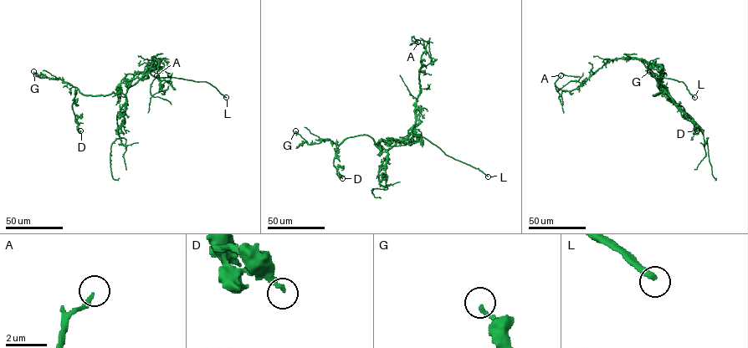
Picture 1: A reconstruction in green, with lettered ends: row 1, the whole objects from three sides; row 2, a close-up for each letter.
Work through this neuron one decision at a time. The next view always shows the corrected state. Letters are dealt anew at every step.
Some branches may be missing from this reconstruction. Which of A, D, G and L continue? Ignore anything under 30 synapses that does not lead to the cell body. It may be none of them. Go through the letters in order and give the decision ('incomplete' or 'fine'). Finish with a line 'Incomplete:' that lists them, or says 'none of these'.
A: fine
D: fine
G: fine
L: incomplete
Incomplete: L

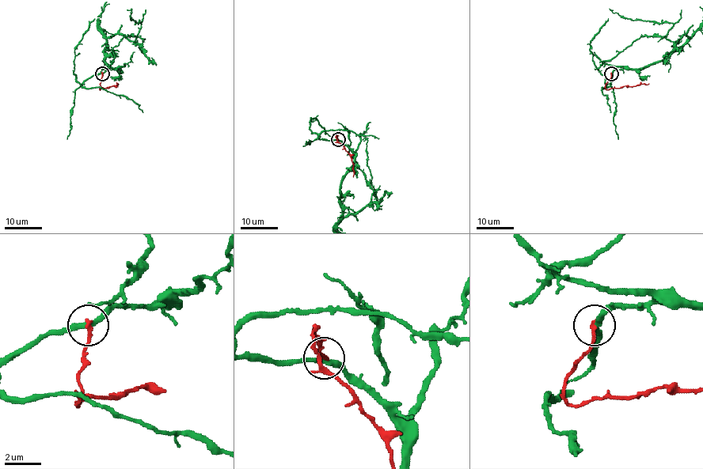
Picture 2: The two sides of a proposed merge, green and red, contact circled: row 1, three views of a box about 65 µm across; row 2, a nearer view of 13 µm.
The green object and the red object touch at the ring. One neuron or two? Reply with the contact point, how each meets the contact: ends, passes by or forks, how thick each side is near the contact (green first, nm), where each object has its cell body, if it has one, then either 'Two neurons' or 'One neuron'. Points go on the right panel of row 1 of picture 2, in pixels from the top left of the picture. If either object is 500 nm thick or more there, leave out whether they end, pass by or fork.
Place: (611, 73). At the ring green passes by. At the ring red ends. Thickness 280 nm (green) against 240 nm. Soma of green: none. Soma of red: none. Two neurons

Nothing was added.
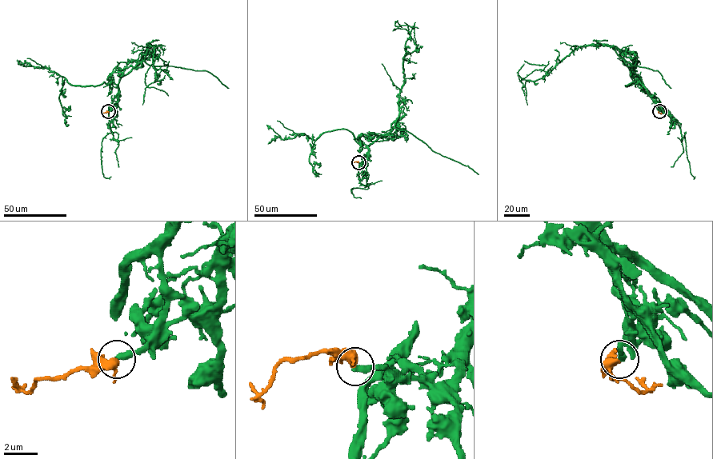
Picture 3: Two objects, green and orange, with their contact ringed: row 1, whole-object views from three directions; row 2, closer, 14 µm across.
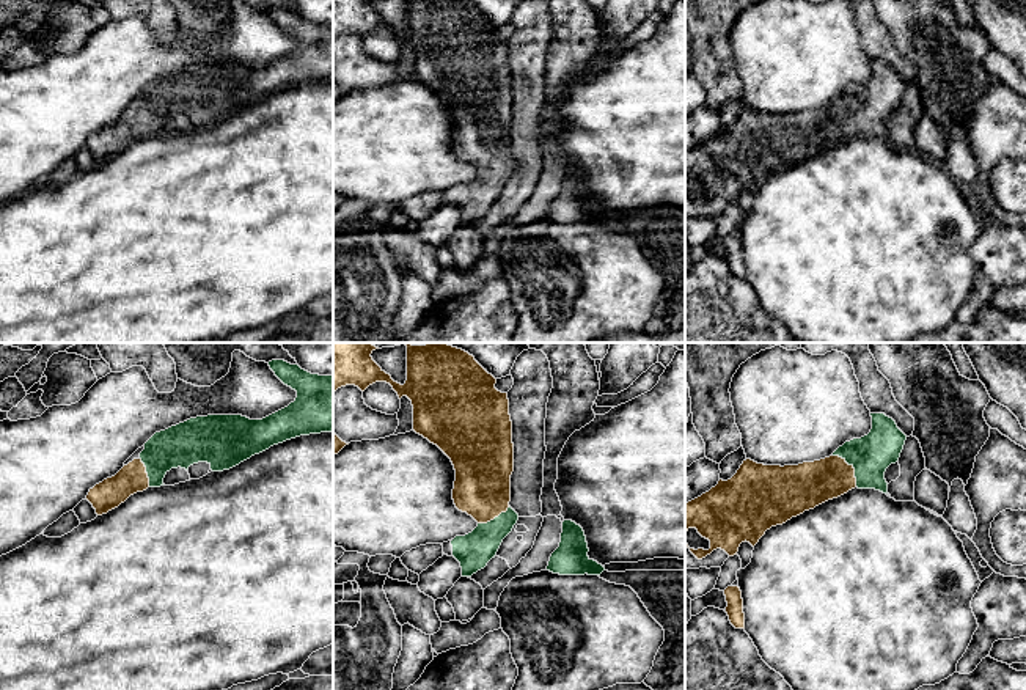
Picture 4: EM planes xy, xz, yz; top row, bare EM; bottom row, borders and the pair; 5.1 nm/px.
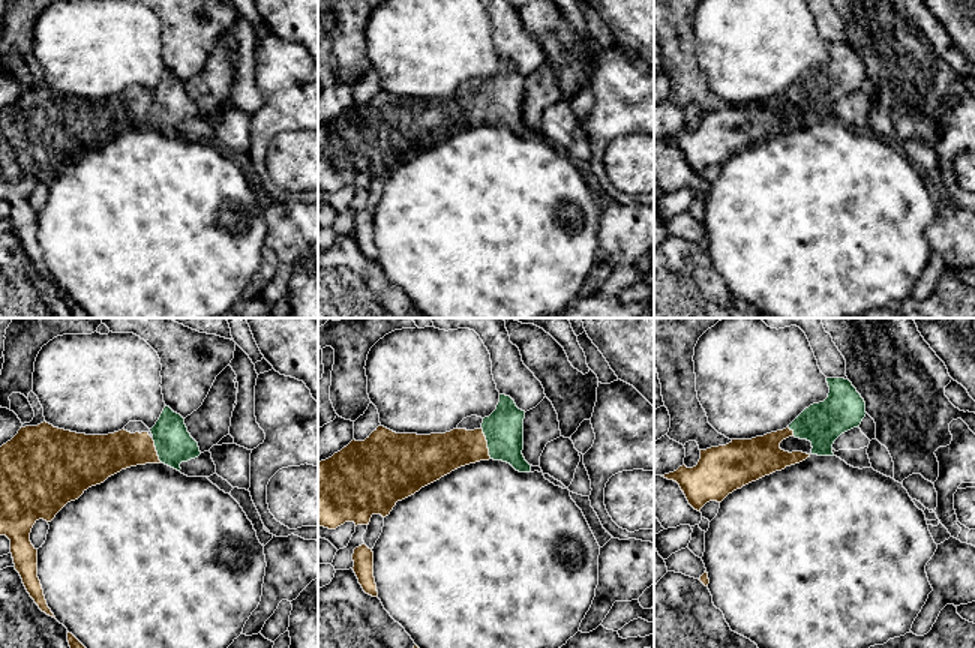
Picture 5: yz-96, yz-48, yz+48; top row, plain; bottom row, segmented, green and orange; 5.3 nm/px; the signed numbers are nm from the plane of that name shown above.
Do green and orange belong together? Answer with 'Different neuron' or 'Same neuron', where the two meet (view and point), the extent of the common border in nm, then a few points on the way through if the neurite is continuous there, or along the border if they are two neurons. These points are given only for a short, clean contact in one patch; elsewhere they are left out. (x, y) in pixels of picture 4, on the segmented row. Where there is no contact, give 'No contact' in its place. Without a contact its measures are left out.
Same neuron. Touches green at yz (853, 467). Shared border 200 nm. Path across: yz (871, 455), (853, 467), (808, 484)

